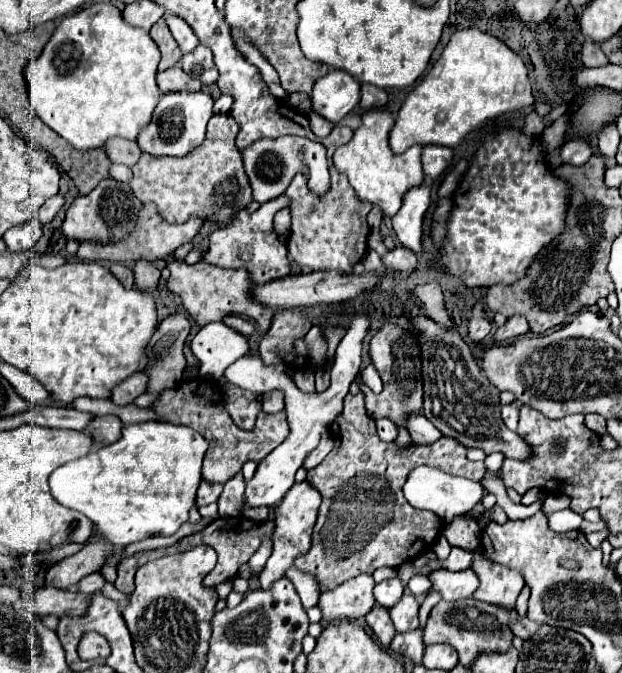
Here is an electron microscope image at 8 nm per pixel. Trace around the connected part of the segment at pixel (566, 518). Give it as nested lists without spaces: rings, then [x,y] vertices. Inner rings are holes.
[[[563,510],[563,512],[555,512],[549,516],[549,528],[557,530],[557,532],[569,532],[569,530],[577,530],[583,524],[583,516],[573,512],[573,510]]]

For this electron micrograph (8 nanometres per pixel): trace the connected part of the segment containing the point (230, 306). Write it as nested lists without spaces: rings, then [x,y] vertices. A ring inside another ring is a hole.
[[[175,260],[169,264],[171,276],[167,280],[167,286],[171,292],[179,294],[183,298],[183,306],[191,314],[191,318],[199,324],[205,326],[209,322],[221,320],[227,314],[239,314],[247,316],[257,322],[259,332],[265,332],[271,324],[273,312],[269,308],[261,308],[249,298],[249,292],[253,288],[253,282],[249,280],[247,270],[233,270],[233,268],[217,268],[207,262],[197,262],[197,264],[187,264],[183,260]]]

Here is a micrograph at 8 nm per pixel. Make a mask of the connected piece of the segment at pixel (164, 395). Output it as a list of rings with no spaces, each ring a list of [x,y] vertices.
[[[181,386],[179,388],[167,388],[167,390],[163,390],[159,394],[159,398],[151,404],[151,410],[159,416],[159,420],[169,420],[173,424],[191,426],[193,430],[201,432],[209,440],[209,450],[205,454],[203,470],[201,470],[203,480],[207,480],[207,482],[225,484],[229,478],[233,478],[237,472],[241,472],[241,466],[247,460],[253,460],[253,462],[259,464],[289,434],[285,410],[281,410],[277,414],[267,414],[267,412],[261,410],[257,414],[253,430],[243,430],[243,428],[239,428],[231,420],[231,414],[227,412],[223,398],[199,396],[199,394],[191,392],[191,390],[183,390]]]

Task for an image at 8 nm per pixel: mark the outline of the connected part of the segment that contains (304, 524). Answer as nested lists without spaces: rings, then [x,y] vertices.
[[[307,480],[305,482],[297,482],[281,500],[281,504],[275,506],[275,522],[277,522],[277,530],[273,534],[273,554],[269,556],[263,572],[261,572],[261,588],[269,590],[275,580],[283,578],[285,572],[293,566],[295,558],[305,554],[311,546],[311,532],[317,520],[317,510],[321,504],[321,494],[315,490],[315,486],[311,486]]]

